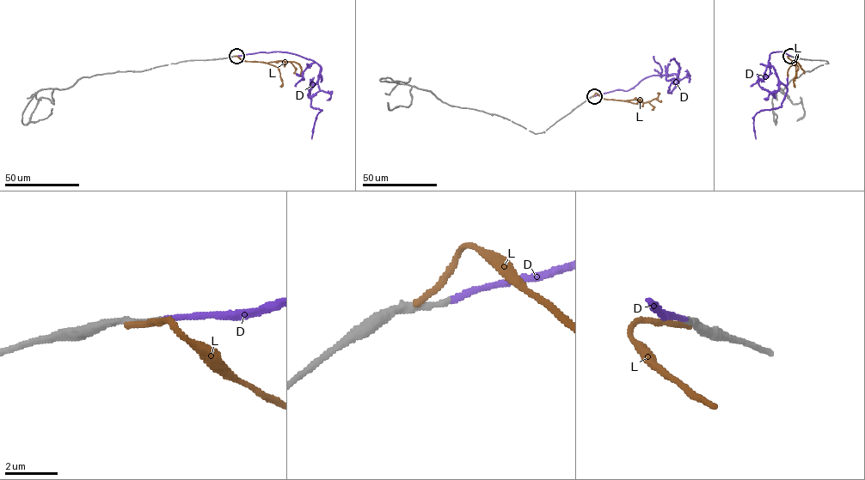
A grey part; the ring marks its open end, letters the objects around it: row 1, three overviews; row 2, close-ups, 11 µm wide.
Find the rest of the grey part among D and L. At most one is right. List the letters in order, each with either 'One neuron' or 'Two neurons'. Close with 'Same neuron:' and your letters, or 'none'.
D: One neuron
L: Two neurons
Same neuron: D

